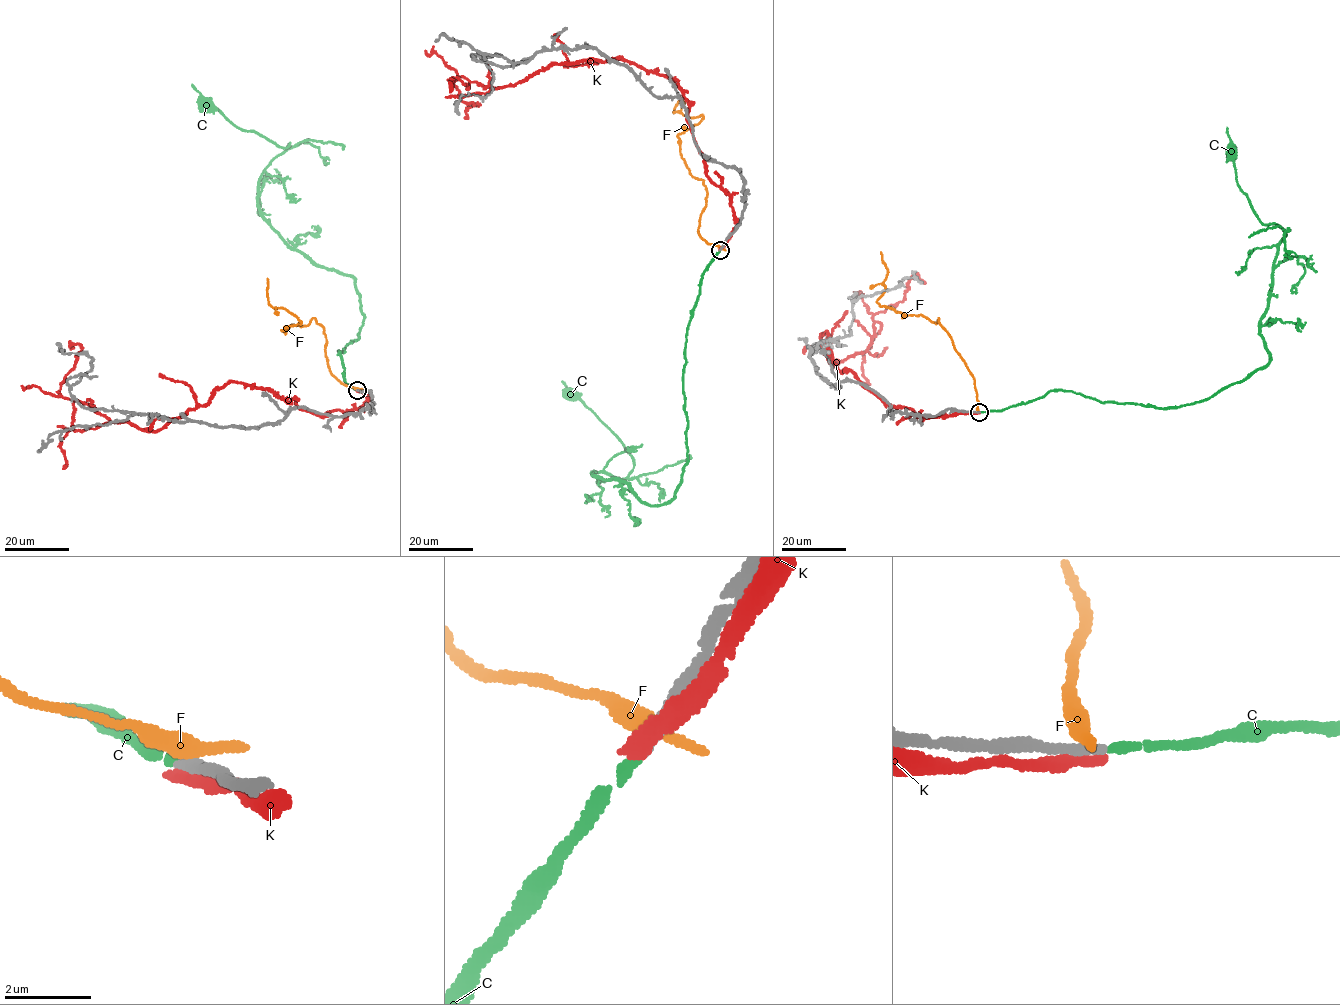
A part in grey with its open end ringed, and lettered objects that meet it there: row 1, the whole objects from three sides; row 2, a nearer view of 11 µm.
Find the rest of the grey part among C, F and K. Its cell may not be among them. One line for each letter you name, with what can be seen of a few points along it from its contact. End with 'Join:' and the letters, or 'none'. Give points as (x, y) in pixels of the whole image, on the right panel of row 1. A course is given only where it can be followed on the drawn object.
C: course (980, 412), (1052, 390), (1171, 408), (1264, 367), (1261, 316), (1285, 234), (1261, 223), (1231, 154)
Join: C

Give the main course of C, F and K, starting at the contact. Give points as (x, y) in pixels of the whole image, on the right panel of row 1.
C: (980, 412), (1052, 390), (1171, 408), (1264, 367), (1261, 316), (1285, 234), (1261, 223), (1231, 154)
F: (978, 411), (972, 374), (939, 318), (935, 323), (877, 302), (885, 290), (887, 268), (880, 251)
K: (977, 413), (889, 406), (827, 331), (821, 347), (861, 353), (873, 316), (925, 284)

